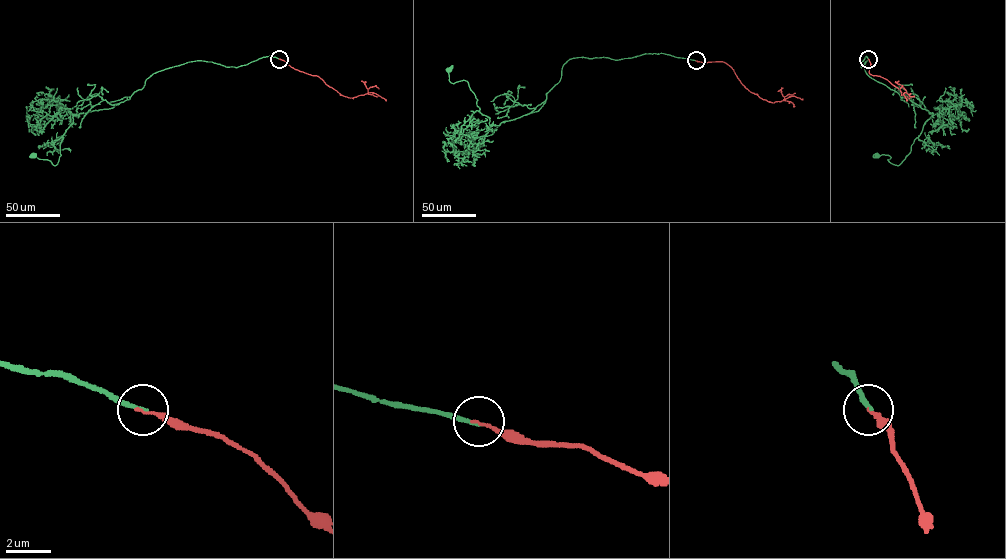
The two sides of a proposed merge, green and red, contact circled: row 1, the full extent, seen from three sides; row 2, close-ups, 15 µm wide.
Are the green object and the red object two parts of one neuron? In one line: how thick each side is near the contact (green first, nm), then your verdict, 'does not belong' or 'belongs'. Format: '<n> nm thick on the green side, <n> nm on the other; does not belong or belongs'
160 nm thick on the green side, 130 nm on the other; belongs

